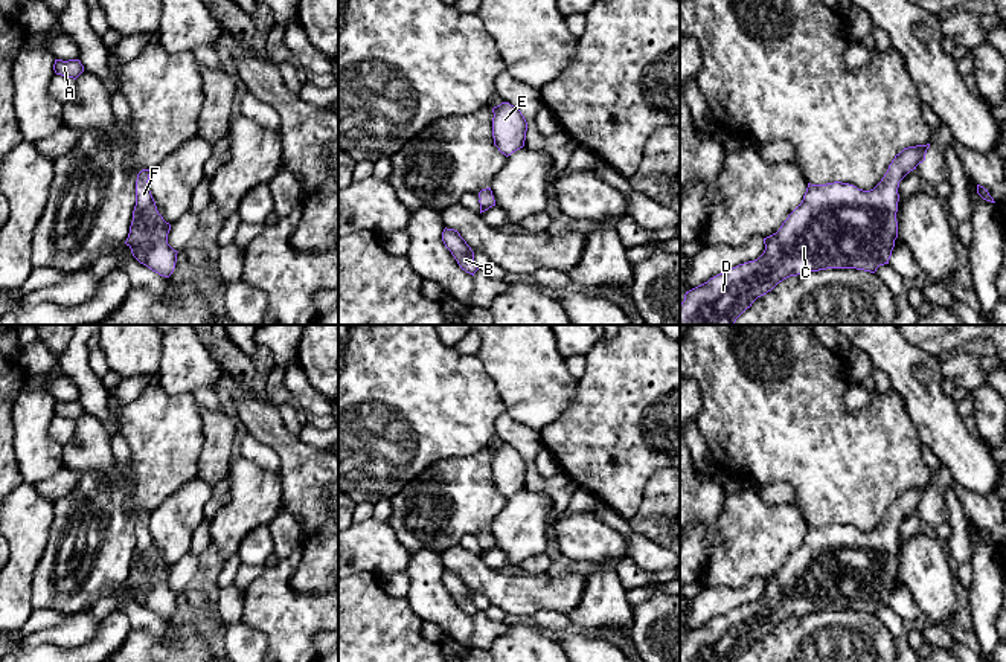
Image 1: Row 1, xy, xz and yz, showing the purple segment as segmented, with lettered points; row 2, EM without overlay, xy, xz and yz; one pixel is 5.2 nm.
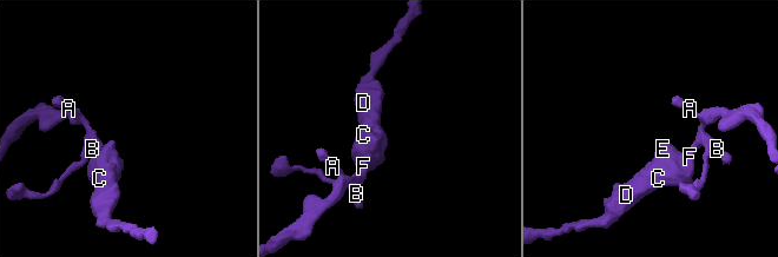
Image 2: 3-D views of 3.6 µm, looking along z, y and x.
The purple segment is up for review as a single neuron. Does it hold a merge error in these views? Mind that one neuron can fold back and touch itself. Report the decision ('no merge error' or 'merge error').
no merge error

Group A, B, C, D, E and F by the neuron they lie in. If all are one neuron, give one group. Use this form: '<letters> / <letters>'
A B C D E F

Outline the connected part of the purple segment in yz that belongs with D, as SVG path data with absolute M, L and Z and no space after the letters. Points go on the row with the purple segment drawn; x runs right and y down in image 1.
M930 143L904 148L870 191L841 182L808 183L802 203L776 233L764 238L765 250L758 259L739 264L686 291L680 304L680 325L733 325L758 297L790 276L826 268L875 273L879 265L889 264L898 238L899 182L925 160L928 148Z

